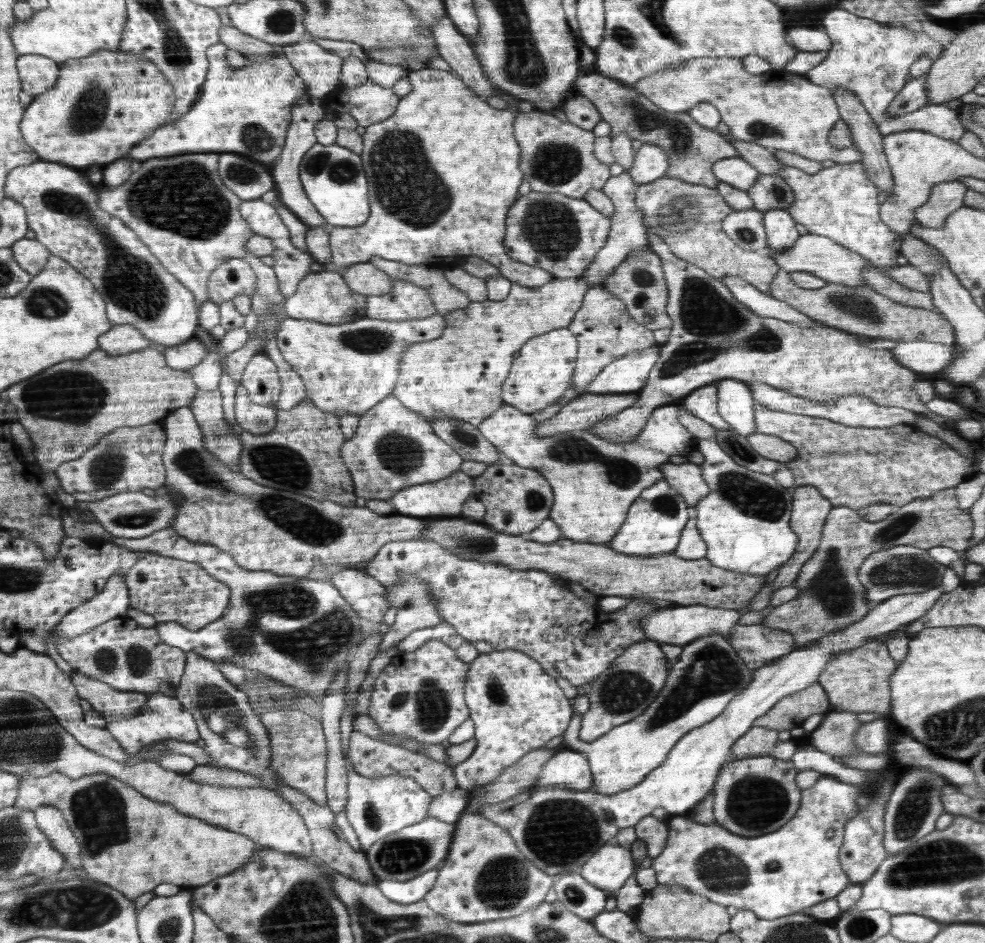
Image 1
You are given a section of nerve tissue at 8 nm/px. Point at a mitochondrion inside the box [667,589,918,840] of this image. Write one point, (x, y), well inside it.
(755, 801)

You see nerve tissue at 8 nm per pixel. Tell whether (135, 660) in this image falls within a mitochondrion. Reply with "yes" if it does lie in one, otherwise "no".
yes

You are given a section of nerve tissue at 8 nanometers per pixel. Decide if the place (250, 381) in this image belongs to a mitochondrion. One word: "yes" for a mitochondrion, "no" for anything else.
no

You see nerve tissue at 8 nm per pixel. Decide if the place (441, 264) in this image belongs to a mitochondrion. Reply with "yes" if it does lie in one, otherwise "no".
no

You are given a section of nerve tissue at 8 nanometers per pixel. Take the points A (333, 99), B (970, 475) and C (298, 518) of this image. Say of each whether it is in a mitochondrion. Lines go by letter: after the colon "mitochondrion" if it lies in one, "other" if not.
A: other
B: other
C: mitochondrion

